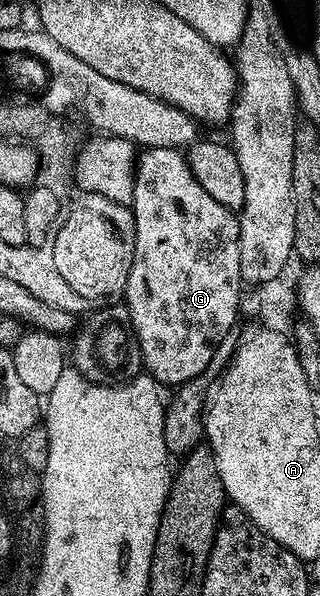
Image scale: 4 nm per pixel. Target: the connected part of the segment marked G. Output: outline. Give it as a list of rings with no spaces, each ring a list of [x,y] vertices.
[[[146,147],[138,155],[137,166],[133,169],[131,211],[133,213],[133,229],[135,230],[133,261],[131,262],[131,270],[127,274],[127,286],[125,287],[123,303],[129,310],[129,317],[133,323],[133,333],[136,334],[137,344],[141,348],[141,363],[144,371],[152,376],[158,385],[173,384],[172,386],[180,386],[188,384],[201,378],[197,376],[203,375],[208,368],[211,368],[215,345],[226,339],[225,331],[236,322],[237,318],[239,319],[238,304],[243,293],[243,281],[239,270],[238,217],[235,215],[234,209],[219,206],[219,202],[215,202],[215,198],[211,198],[211,194],[207,194],[207,190],[203,190],[203,186],[199,186],[195,174],[191,174],[188,159],[176,148]]]

